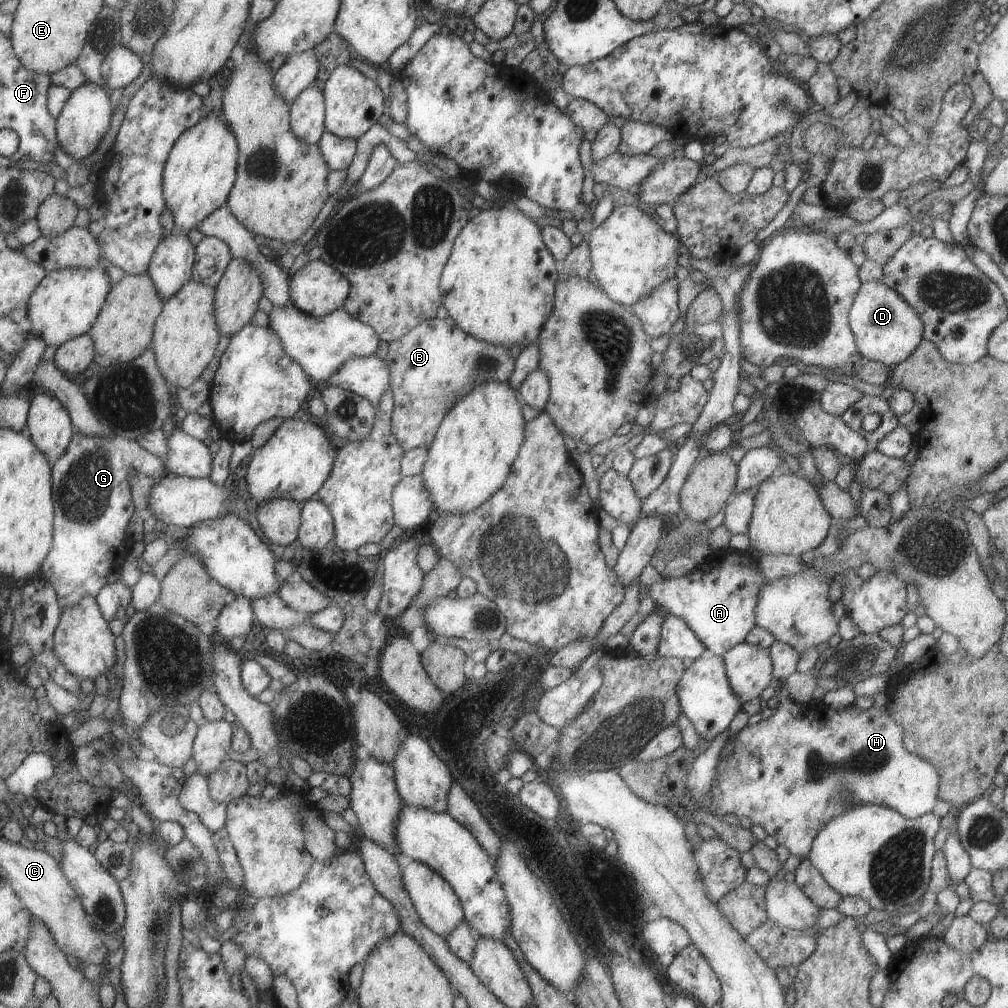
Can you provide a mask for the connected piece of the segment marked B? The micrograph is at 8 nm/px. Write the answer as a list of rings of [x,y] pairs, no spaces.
[[[449,316],[444,319],[435,317],[423,320],[421,324],[415,325],[415,328],[397,340],[389,342],[384,361],[389,370],[389,388],[393,398],[390,431],[403,452],[410,451],[415,447],[429,448],[441,420],[453,408],[453,405],[457,404],[458,400],[467,396],[467,392],[471,392],[475,386],[479,386],[483,382],[507,381],[513,372],[514,364],[508,348],[501,344],[487,344],[487,342],[477,340],[474,336],[463,332]]]

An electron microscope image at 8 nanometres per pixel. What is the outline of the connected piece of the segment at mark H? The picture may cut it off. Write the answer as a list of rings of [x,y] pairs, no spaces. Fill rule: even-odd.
[[[782,692],[779,695],[778,707],[776,710],[766,713],[765,716],[756,724],[752,726],[742,727],[735,735],[733,739],[733,750],[729,756],[718,756],[717,759],[717,776],[711,784],[711,788],[703,794],[703,796],[695,797],[692,799],[690,809],[699,808],[704,810],[706,814],[715,815],[721,817],[723,814],[735,814],[738,819],[742,816],[749,818],[752,824],[759,825],[767,835],[771,838],[775,838],[777,844],[781,844],[787,848],[789,854],[794,855],[797,858],[805,859],[809,856],[809,850],[815,836],[819,834],[820,829],[824,824],[827,824],[830,820],[833,820],[835,816],[839,816],[842,812],[845,812],[848,808],[853,808],[858,804],[874,804],[892,808],[908,819],[914,819],[927,812],[933,810],[937,800],[937,788],[939,786],[939,780],[937,771],[934,766],[931,766],[926,759],[920,759],[919,757],[909,753],[902,742],[903,740],[903,728],[889,716],[886,706],[873,706],[871,705],[866,710],[861,710],[855,705],[847,706],[843,710],[833,710],[829,708],[827,704],[821,702],[799,704],[788,696],[787,693]]]

